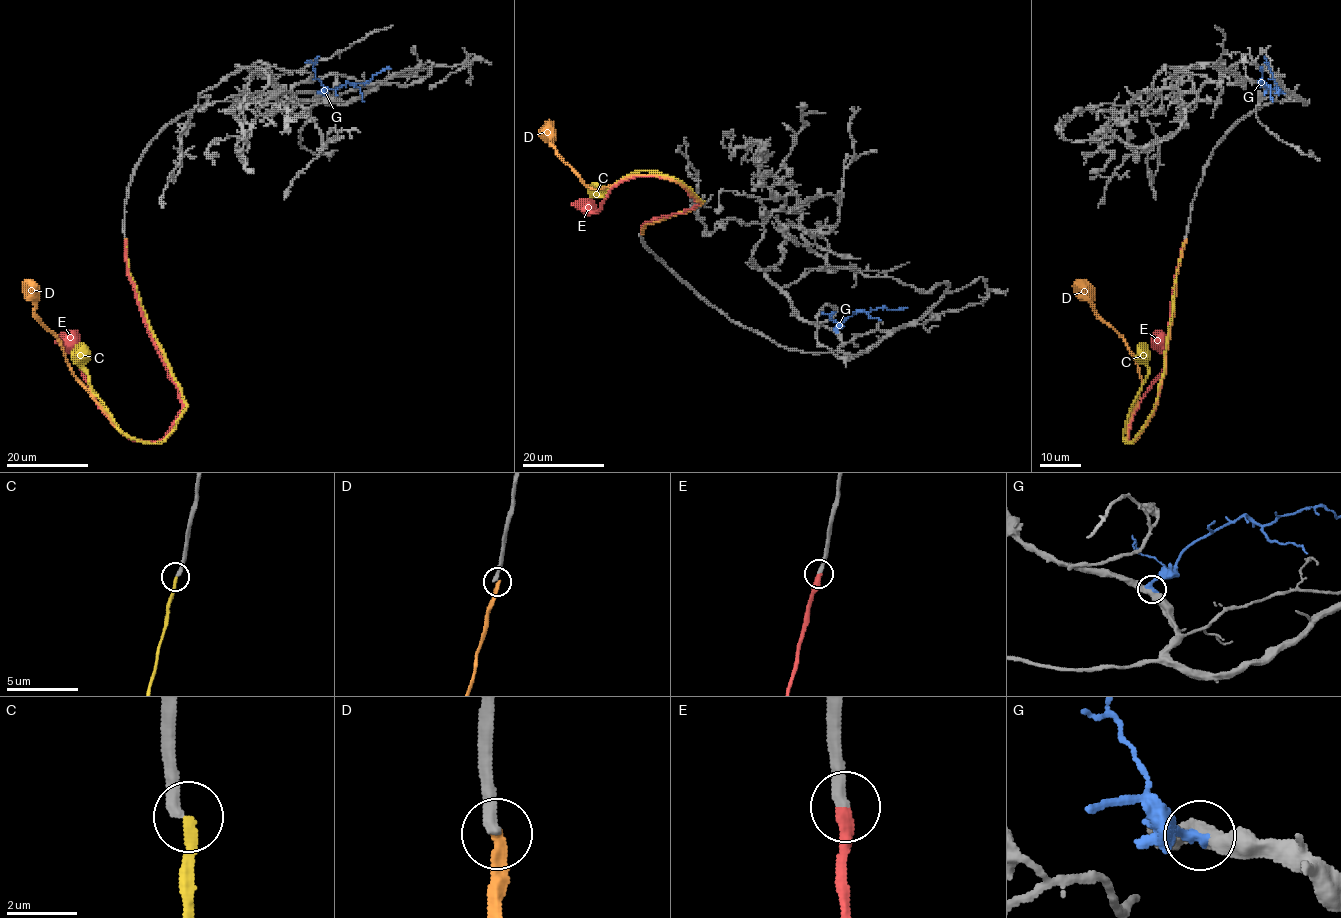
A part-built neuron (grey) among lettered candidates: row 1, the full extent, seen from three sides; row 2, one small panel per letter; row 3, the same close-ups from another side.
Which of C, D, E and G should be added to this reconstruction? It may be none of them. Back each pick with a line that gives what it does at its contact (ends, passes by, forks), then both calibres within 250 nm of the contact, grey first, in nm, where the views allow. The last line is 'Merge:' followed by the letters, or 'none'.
E: it ends there; 300 nm thick on the grey side, 380 nm on the other
G: it ends there; 480 nm thick on the grey side, 380 nm on the other
Merge: E, G

